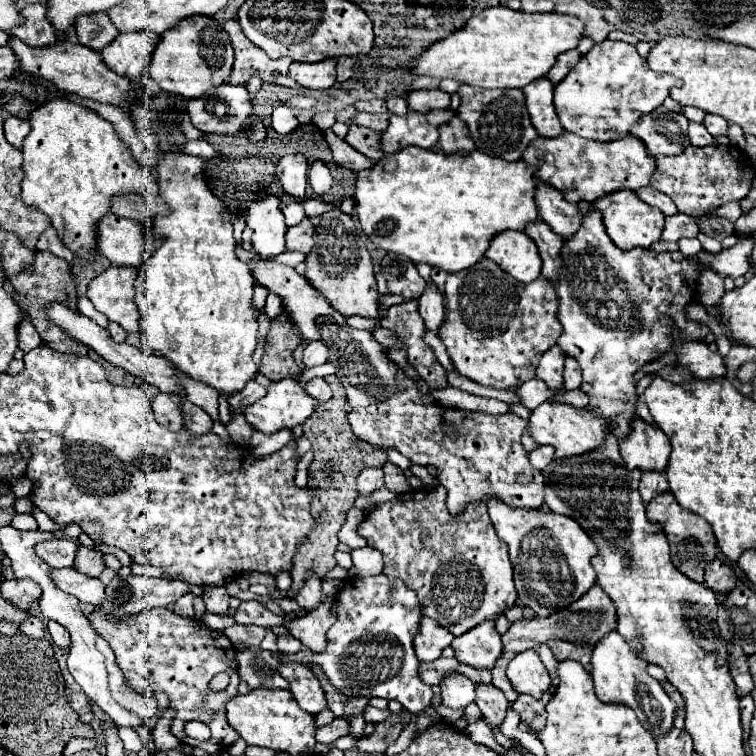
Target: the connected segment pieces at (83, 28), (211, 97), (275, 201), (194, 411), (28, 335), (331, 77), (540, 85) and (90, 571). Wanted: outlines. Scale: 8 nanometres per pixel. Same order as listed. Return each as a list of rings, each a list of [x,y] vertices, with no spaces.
[[[92,12],[76,18],[78,42],[92,50],[100,50],[106,44],[110,44],[116,38],[116,34],[118,30],[114,28],[108,12]]]
[[[220,84],[204,98],[190,98],[186,112],[194,128],[208,134],[240,134],[252,120],[252,100],[244,84]]]
[[[264,194],[260,200],[248,206],[246,226],[252,228],[254,232],[252,246],[260,256],[270,258],[286,250],[284,248],[286,224],[282,216],[280,198],[276,194]]]
[[[184,398],[184,422],[186,428],[192,432],[192,436],[204,434],[212,428],[212,418],[200,406],[188,402],[186,398]]]
[[[24,318],[18,328],[20,328],[20,330],[18,330],[18,346],[20,346],[24,352],[28,352],[28,350],[32,350],[32,348],[36,348],[36,346],[42,344],[40,334],[36,332],[36,328],[30,324],[28,318]]]
[[[328,58],[322,62],[292,62],[288,72],[300,86],[326,90],[336,82],[336,58]]]
[[[536,78],[522,88],[526,96],[526,108],[532,118],[532,124],[538,128],[538,134],[554,138],[564,132],[552,102],[554,84],[548,78]]]
[[[78,548],[74,568],[80,570],[82,574],[86,574],[86,576],[98,578],[100,572],[104,570],[104,560],[100,558],[100,554],[96,554],[96,552],[88,550],[88,548]]]

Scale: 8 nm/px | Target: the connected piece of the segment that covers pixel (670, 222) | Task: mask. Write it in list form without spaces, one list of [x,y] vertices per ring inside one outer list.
[[[674,214],[674,216],[666,216],[666,228],[662,232],[662,240],[680,240],[680,238],[696,238],[698,236],[698,224],[696,218],[688,216],[688,214]]]

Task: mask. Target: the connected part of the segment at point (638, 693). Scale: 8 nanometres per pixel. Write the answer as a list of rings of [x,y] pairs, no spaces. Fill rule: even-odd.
[[[616,630],[608,632],[594,644],[590,674],[594,682],[594,692],[600,700],[614,702],[614,704],[620,702],[620,704],[628,704],[630,708],[634,708],[640,724],[644,724],[644,728],[656,738],[668,732],[668,728],[672,728],[676,702],[664,692],[662,684],[646,672],[650,662],[640,656],[640,650],[642,650],[642,644],[638,636],[632,640],[626,640]]]

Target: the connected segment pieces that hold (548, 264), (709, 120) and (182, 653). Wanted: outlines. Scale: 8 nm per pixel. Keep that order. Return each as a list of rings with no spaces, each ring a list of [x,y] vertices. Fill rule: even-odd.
[[[534,220],[526,224],[524,232],[536,242],[542,258],[542,274],[550,280],[552,276],[556,276],[556,268],[560,268],[562,238],[544,220]]]
[[[706,114],[704,126],[706,126],[706,130],[708,130],[712,136],[726,136],[726,134],[728,134],[728,122],[726,122],[724,118],[720,118],[720,116]]]
[[[165,607],[150,608],[124,618],[114,618],[96,608],[88,614],[88,620],[114,650],[116,664],[122,670],[130,690],[136,690],[140,694],[152,694],[154,690],[160,690],[168,696],[170,708],[174,708],[176,712],[170,730],[180,742],[202,748],[208,754],[216,754],[224,752],[240,738],[238,732],[234,732],[234,728],[230,728],[230,724],[226,722],[224,712],[224,704],[238,692],[240,678],[234,662],[236,652],[232,648],[232,642],[222,632],[210,630],[194,618],[182,618]],[[218,672],[228,672],[230,684],[226,690],[214,692],[210,688],[210,680]],[[188,720],[204,722],[212,730],[212,738],[204,742],[188,738],[184,734],[184,724]]]

